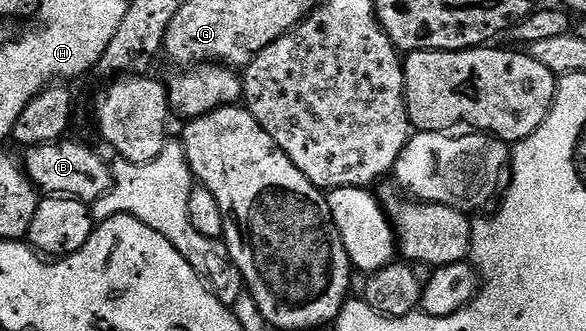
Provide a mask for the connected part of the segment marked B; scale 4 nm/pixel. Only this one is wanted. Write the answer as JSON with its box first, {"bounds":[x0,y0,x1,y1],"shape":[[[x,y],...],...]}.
{"bounds":[25,142,113,204],"shape":[[[47,142],[43,146],[28,146],[25,169],[27,179],[35,185],[36,190],[47,196],[76,198],[78,202],[94,204],[98,198],[104,198],[111,192],[113,170],[91,146],[83,142]]]}

